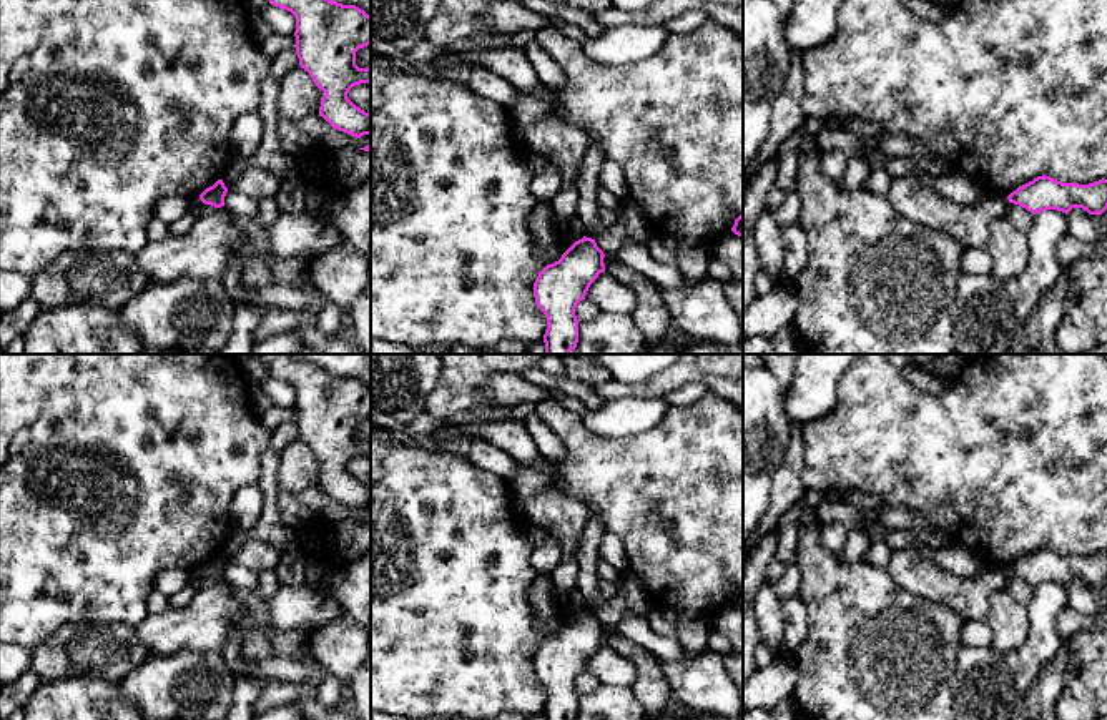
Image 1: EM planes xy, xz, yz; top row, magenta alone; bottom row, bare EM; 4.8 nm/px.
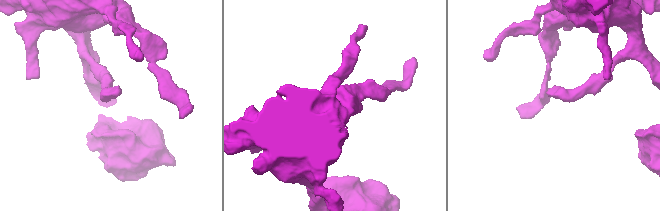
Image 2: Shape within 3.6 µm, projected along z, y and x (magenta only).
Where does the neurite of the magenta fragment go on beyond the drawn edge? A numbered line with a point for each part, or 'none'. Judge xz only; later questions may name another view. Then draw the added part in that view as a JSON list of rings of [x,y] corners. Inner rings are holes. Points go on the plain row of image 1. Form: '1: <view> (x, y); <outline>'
none

